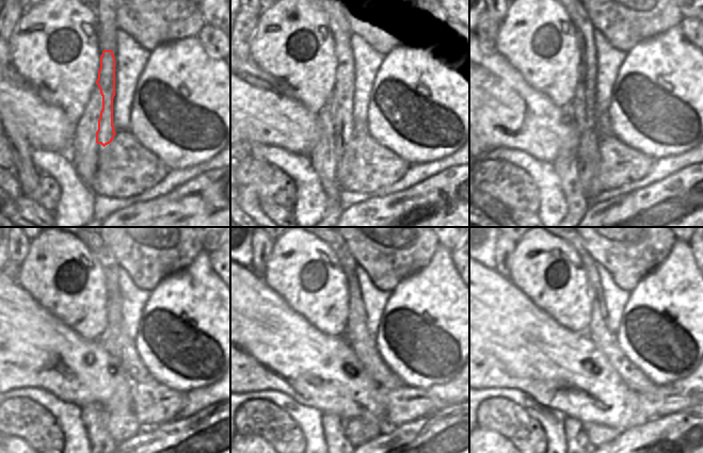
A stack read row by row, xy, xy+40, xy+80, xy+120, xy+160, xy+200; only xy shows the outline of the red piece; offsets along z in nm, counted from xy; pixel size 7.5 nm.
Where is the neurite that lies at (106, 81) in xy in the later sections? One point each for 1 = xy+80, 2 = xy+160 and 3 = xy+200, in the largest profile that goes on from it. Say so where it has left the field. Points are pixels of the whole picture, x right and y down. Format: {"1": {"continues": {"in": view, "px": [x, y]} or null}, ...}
{"1": {"continues": {"in": "xy+80", "px": [586, 116]}}, "2": {"continues": {"in": "xy+160", "px": [363, 343]}}, "3": {"continues": {"in": "xy+200", "px": [605, 341]}}}

